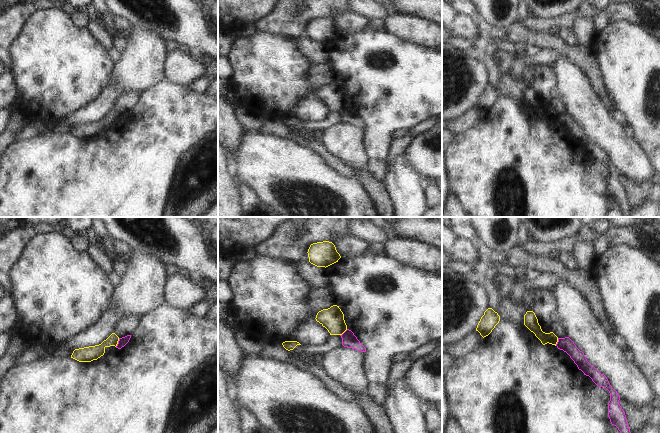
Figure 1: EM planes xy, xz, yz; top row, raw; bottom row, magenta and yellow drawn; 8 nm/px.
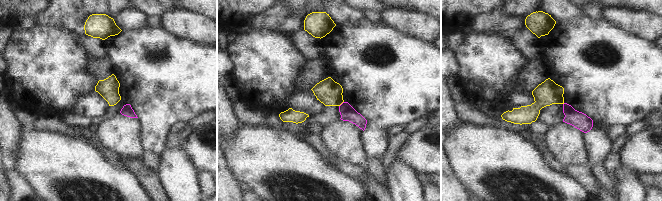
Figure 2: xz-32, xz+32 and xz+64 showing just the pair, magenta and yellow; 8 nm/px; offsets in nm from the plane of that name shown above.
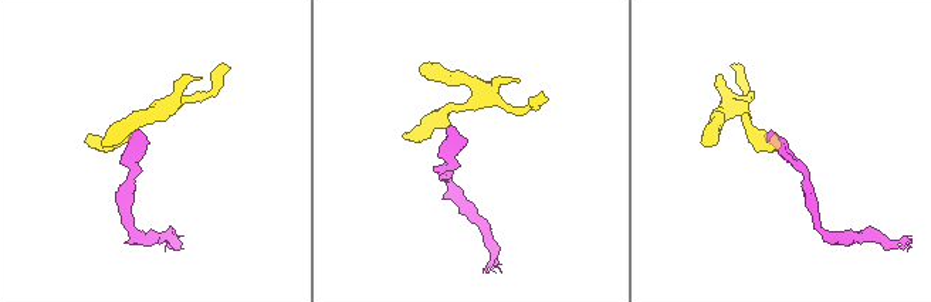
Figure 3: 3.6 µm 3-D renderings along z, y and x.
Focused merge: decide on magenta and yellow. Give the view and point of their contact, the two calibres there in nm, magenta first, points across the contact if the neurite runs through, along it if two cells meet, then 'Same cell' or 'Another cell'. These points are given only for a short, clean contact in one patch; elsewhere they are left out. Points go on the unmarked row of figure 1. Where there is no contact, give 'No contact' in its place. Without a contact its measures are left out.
Touches magenta at xy (118, 118). Thickness 70 nm (magenta) against 120 nm. Boundary: xy (119, 114), (115, 122). Another cell

